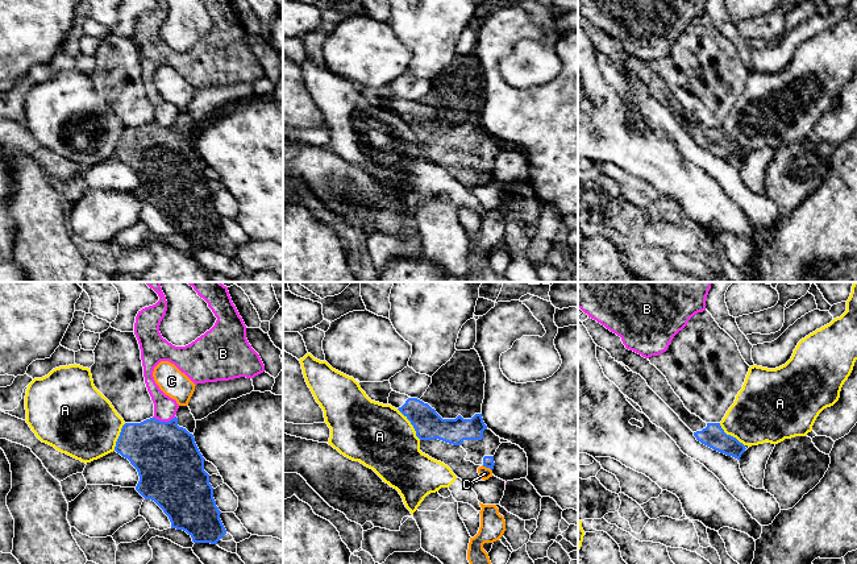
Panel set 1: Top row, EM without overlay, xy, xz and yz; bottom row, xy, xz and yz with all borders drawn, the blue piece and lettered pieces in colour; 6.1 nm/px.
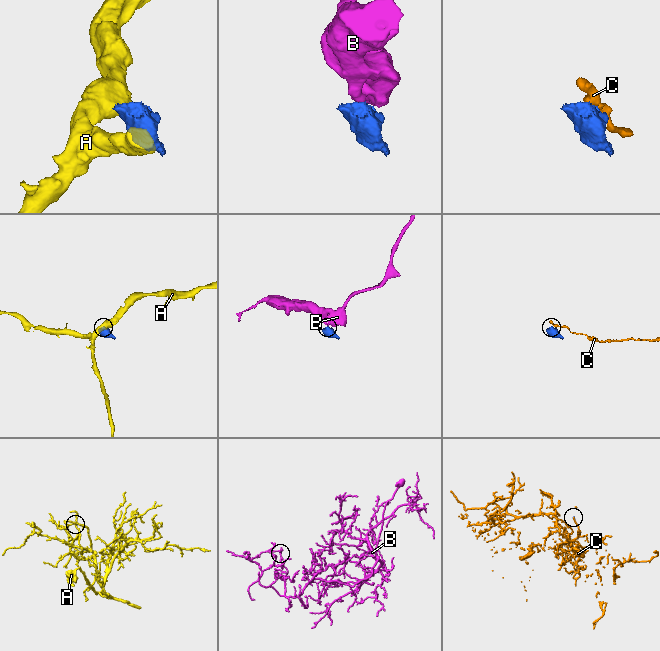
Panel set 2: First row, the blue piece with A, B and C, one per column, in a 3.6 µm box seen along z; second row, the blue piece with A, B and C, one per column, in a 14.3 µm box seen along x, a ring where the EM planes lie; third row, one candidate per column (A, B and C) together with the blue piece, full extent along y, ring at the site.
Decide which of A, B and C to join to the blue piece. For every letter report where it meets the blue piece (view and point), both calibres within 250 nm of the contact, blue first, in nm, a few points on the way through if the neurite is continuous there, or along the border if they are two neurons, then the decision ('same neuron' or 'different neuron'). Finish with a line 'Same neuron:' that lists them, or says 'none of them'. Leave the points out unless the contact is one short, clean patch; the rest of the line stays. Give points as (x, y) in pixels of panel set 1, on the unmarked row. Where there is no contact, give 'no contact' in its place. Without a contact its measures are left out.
A: meets blue in xz at (411, 128); 180 nm thick on the blue side, 400 nm on the other; different neuron
B: meets blue in xy at (163, 127); 400 nm thick on the blue side, 140 nm on the other; border along xy (175, 121), (169, 125), (153, 123); different neuron
C: meets blue in xz at (487, 171); 60 nm thick on the blue side, 70 nm on the other; border along xz (482, 170), (491, 175); different neuron
Same neuron: none of them

